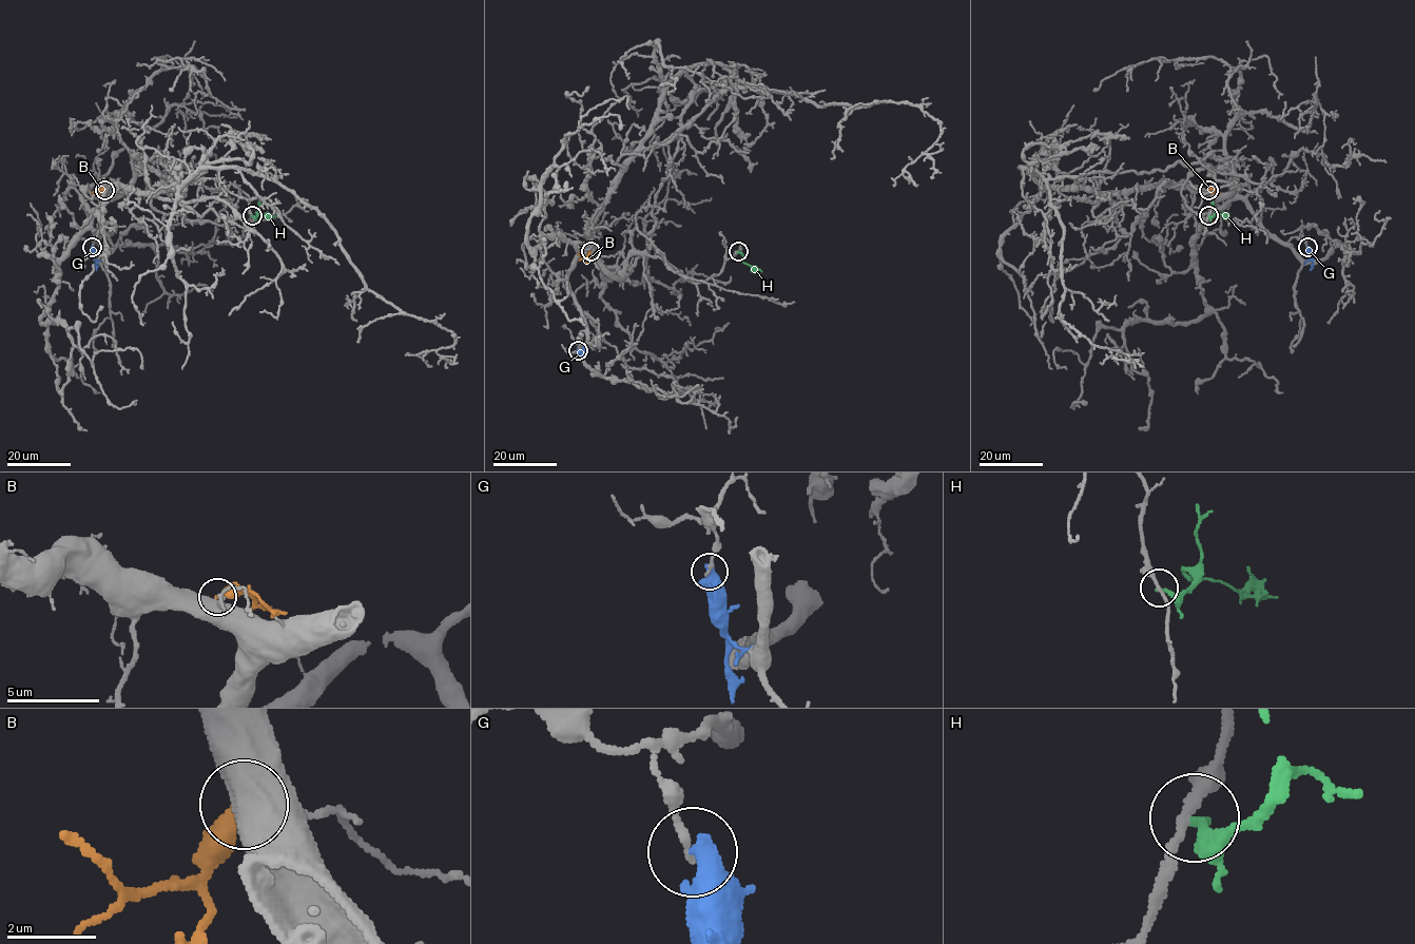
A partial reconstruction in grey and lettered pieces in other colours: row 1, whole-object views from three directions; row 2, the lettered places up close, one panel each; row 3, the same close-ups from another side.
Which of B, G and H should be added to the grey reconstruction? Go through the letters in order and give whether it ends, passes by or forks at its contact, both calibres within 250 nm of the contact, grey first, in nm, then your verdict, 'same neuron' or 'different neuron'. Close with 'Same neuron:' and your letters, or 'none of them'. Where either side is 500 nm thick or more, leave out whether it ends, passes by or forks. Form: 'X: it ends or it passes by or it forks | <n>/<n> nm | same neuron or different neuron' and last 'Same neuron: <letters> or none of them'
B: 800/360 nm | different neuron
G: 180/600 nm | different neuron
H: it ends | 220/240 nm | different neuron
Same neuron: none of them

